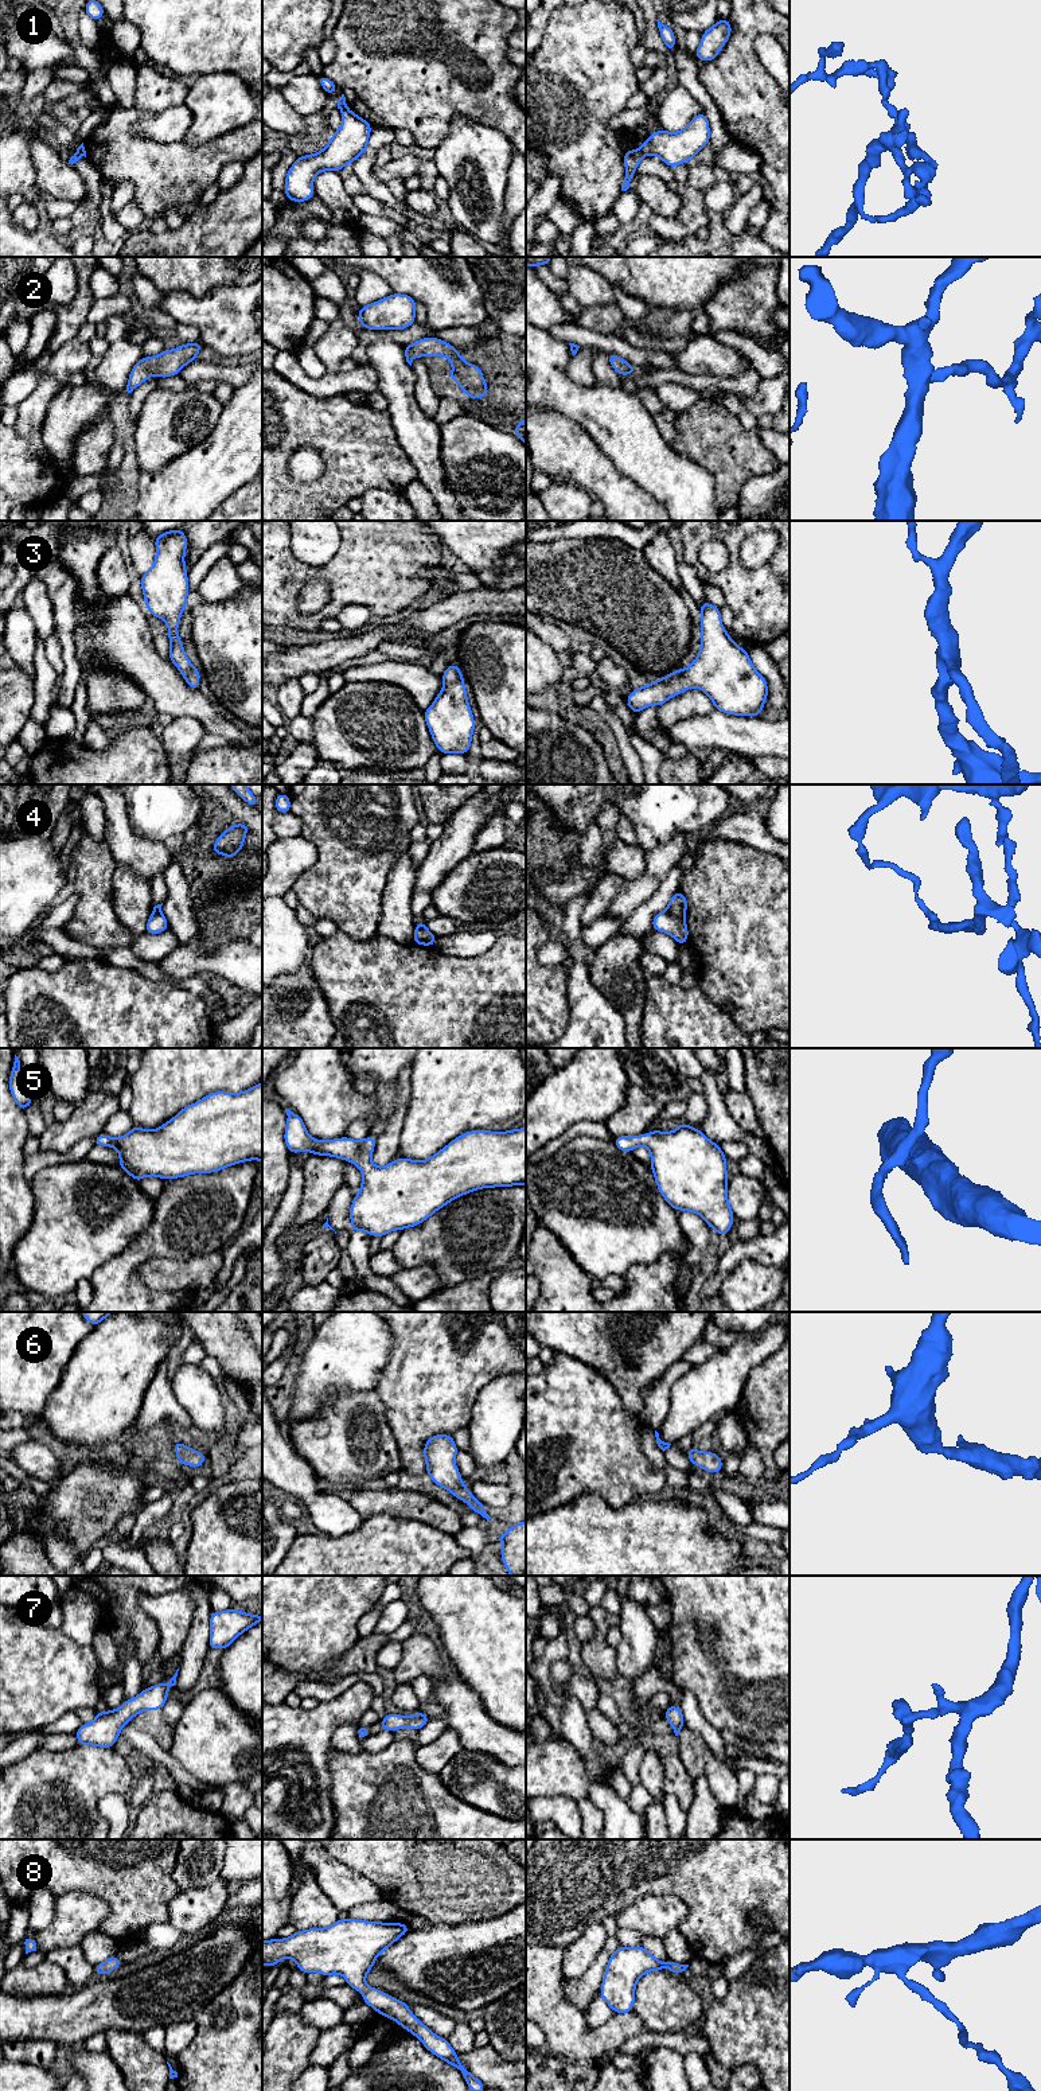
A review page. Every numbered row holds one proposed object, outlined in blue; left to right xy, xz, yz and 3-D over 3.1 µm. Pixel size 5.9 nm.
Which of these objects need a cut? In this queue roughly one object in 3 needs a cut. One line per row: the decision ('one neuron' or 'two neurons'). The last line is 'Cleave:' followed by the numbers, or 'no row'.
1: two neurons
2: one neuron
3: one neuron
4: two neurons
5: one neuron
6: one neuron
7: one neuron
8: one neuron
Cleave: 1, 4

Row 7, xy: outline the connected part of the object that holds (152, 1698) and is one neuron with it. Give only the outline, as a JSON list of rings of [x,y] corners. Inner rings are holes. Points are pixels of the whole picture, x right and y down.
[[[176,1670],[175,1675],[169,1679],[168,1683],[157,1683],[152,1687],[143,1690],[139,1695],[132,1699],[124,1701],[124,1703],[110,1712],[98,1712],[94,1721],[89,1724],[82,1724],[81,1728],[77,1730],[75,1736],[78,1740],[78,1745],[94,1745],[101,1748],[112,1748],[116,1740],[120,1737],[121,1728],[130,1721],[132,1717],[137,1716],[140,1712],[144,1710],[157,1710],[163,1709],[168,1697],[168,1689],[176,1685]]]

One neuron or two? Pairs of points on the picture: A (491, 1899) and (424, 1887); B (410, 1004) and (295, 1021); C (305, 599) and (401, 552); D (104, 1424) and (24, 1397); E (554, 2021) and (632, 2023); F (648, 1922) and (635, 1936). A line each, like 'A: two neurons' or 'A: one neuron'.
A: one neuron
B: two neurons
C: two neurons
D: two neurons
E: one neuron
F: two neurons

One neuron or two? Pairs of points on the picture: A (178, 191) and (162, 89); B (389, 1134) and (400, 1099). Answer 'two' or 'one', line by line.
A: one
B: one

